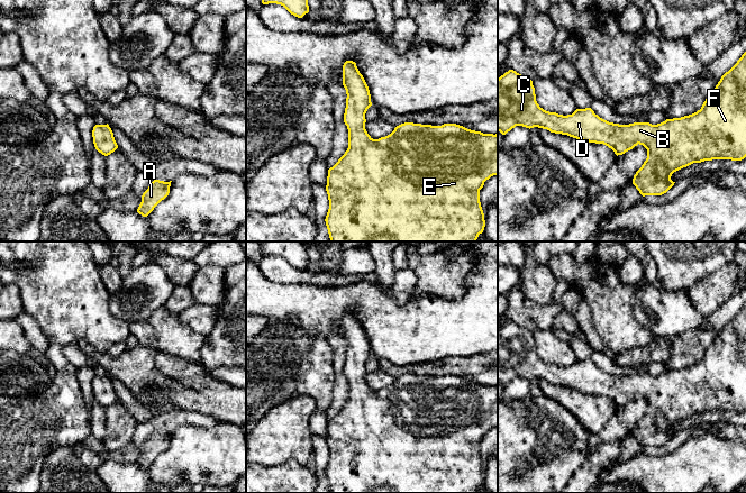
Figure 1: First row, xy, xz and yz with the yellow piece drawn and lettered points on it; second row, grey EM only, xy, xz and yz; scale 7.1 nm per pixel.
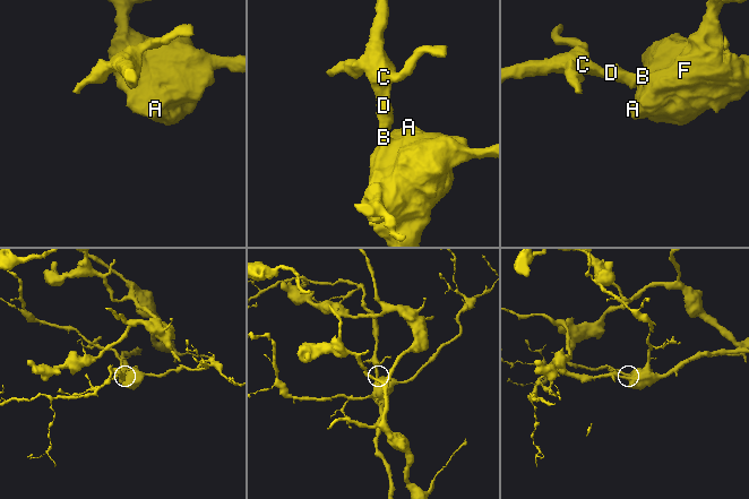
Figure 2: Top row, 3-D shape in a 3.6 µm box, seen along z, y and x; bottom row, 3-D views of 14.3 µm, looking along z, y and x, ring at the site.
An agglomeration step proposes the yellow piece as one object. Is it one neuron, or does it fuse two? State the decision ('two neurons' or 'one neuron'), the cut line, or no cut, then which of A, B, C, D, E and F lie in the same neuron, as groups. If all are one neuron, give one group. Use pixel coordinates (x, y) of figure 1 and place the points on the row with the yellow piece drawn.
one neuron; cut none; groups A B C D E F

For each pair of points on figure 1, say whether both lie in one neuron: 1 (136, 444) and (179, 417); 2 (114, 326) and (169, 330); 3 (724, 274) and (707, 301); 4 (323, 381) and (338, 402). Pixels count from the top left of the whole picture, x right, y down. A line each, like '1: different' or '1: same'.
1: same
2: different
3: same
4: different

